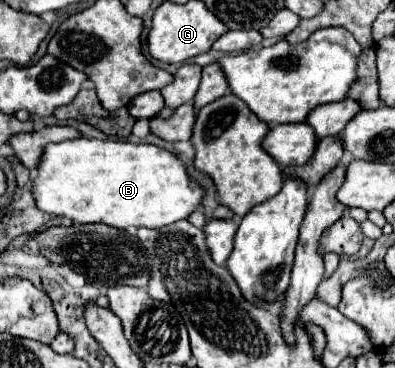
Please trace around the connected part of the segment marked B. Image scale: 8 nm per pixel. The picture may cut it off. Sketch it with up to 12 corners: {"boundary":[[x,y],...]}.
{"boundary":[[47,144],[39,210],[163,228],[203,198],[153,144]]}

